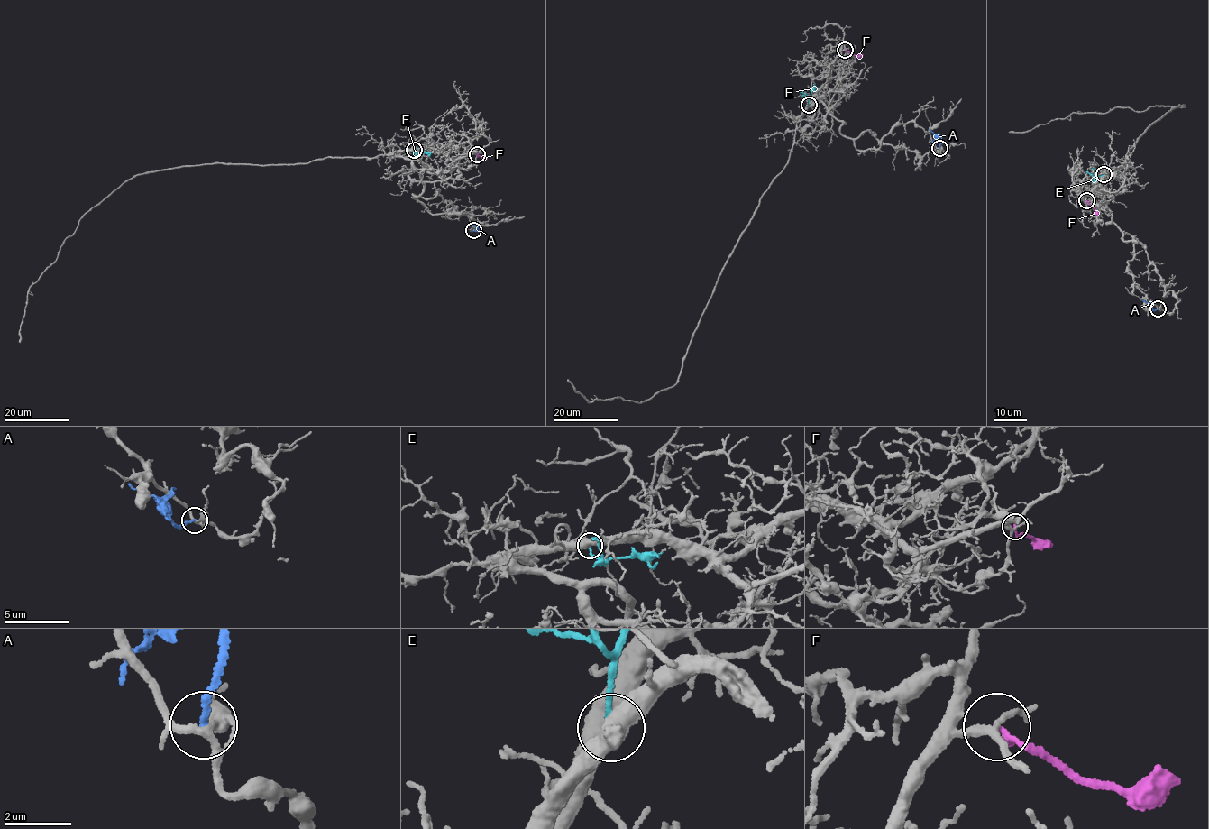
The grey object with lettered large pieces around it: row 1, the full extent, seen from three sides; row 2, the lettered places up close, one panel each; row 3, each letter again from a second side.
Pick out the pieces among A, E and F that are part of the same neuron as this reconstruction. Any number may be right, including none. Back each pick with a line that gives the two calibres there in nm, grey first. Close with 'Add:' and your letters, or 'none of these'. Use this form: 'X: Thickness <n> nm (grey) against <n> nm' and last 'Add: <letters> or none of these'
Add: none of these

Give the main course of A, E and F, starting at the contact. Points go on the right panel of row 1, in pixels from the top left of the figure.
A: (1158, 308), (1152, 308), (1141, 299)
E: (1103, 174), (1090, 180)
F: (1086, 200), (1097, 215)

